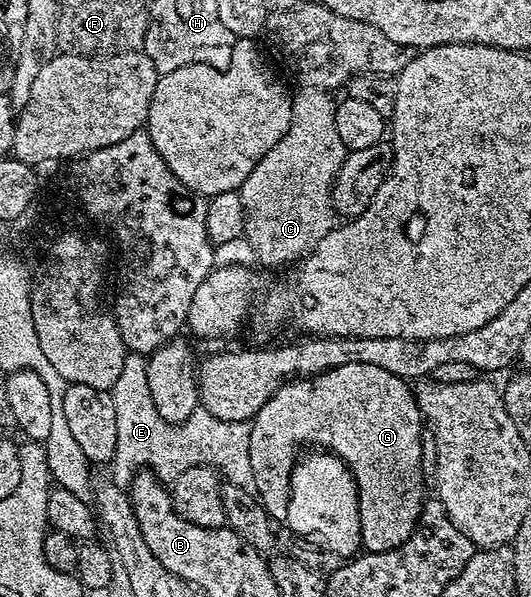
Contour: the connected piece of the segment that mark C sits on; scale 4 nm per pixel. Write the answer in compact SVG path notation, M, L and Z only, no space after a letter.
M299 88L297 92L292 97L292 123L288 123L284 139L280 139L280 143L276 143L276 147L272 147L272 151L268 151L268 155L264 155L264 159L252 167L252 175L244 179L240 190L242 206L246 212L244 235L248 243L252 243L257 264L285 266L301 261L336 224L330 192L348 152L344 143L340 143L340 134L336 131L336 101L324 89Z

